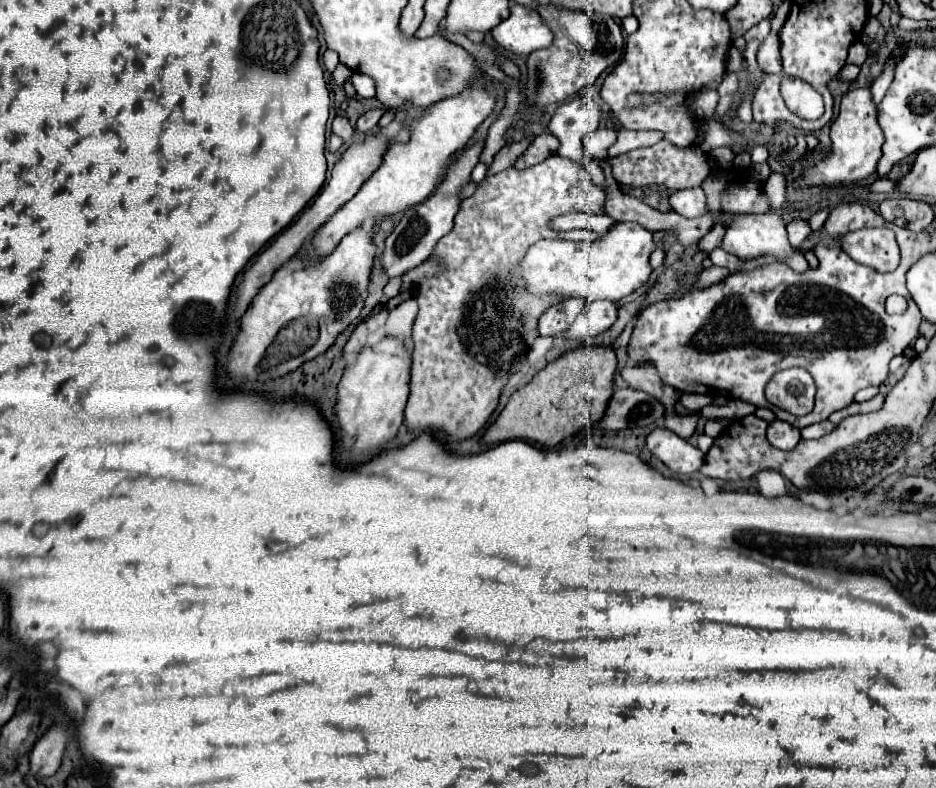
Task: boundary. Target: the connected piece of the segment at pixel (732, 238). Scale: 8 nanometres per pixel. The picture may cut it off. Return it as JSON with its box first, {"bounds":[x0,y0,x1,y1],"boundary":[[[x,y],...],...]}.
{"bounds":[713,213,809,271],"boundary":[[[725,213],[713,215],[713,221],[725,225],[727,233],[723,237],[721,249],[725,249],[727,253],[733,253],[741,259],[755,259],[755,257],[761,257],[761,255],[773,255],[777,259],[783,259],[795,271],[805,271],[809,267],[807,259],[789,245],[787,231],[785,231],[785,221],[783,221],[781,215],[777,215],[777,213],[759,213],[759,215],[755,215],[755,213],[751,213],[751,215],[737,213],[737,215],[731,215],[729,219],[723,219],[723,215]]]}

